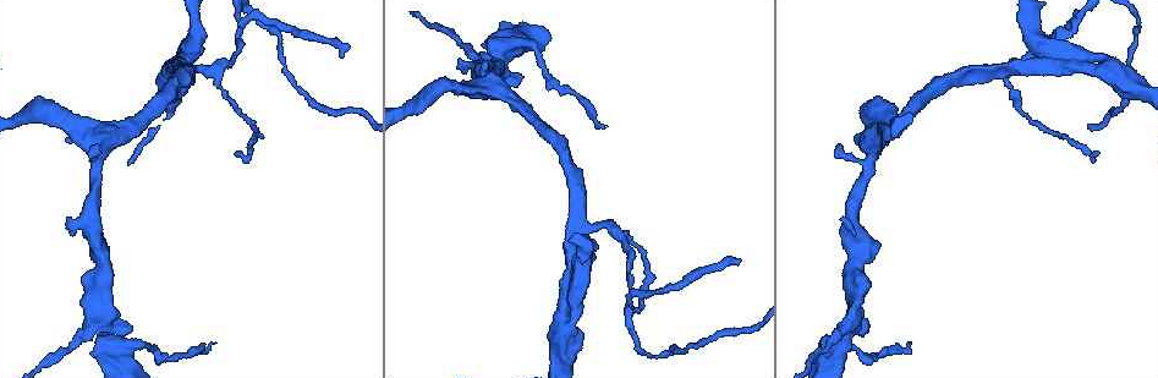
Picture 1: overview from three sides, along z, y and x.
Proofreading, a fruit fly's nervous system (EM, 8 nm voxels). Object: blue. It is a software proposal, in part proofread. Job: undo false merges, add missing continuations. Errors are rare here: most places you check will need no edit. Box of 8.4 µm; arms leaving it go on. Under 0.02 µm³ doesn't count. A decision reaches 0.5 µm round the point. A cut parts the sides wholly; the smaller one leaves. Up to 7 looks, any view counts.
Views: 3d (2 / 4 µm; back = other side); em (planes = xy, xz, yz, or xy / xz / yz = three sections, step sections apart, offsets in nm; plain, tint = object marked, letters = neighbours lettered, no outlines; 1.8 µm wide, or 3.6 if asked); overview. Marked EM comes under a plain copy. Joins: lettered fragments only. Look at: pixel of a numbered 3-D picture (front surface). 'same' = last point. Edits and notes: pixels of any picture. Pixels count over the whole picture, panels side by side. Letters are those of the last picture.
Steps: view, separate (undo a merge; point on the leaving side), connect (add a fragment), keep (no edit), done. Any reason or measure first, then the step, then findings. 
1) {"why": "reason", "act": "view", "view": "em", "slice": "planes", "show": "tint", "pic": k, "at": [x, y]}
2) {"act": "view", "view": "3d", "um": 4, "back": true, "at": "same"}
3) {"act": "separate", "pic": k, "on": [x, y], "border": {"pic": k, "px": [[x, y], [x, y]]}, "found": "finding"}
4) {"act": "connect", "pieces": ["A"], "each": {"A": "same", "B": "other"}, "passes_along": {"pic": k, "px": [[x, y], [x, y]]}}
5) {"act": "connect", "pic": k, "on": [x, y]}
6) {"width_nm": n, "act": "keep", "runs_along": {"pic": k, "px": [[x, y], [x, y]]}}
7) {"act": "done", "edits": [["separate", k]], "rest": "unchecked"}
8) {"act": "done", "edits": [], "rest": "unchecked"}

{"why": "a fork", "act": "view", "view": "3d", "um": 4, "pic": 1, "at": [101, 320]}

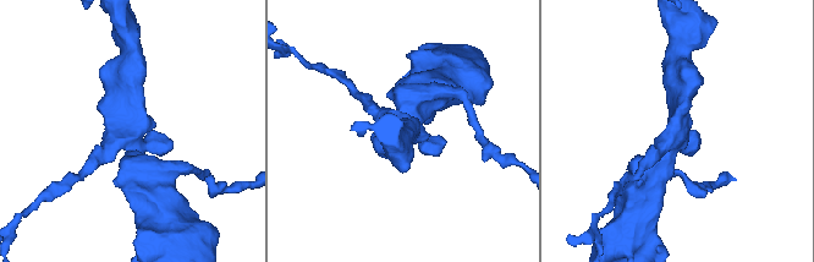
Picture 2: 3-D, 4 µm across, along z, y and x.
{"why": "need the tissue", "act": "view", "view": "em", "slice": "planes", "show": "letters", "pic": 2, "at": [128, 128]}

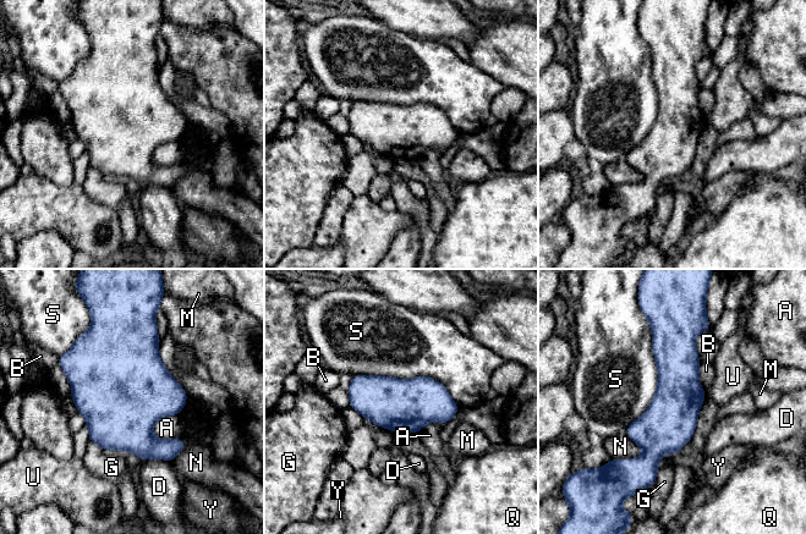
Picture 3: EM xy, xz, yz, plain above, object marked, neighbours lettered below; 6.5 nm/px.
{"act": "keep", "each": {"A": "other", "B": "other", "D": "other", "G": "other", "M": "other", "N": "other", "Q": "other", "S": "other", "U": "other", "Y": "other"}, "border": {"pic": 3, "px": [[352, 375], [431, 376], [459, 407]]}, "found": "continuous, no second neuron"}

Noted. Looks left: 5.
{"why": "abrupt turn", "act": "view", "view": "3d", "um": 4, "pic": 1, "at": [98, 141]}

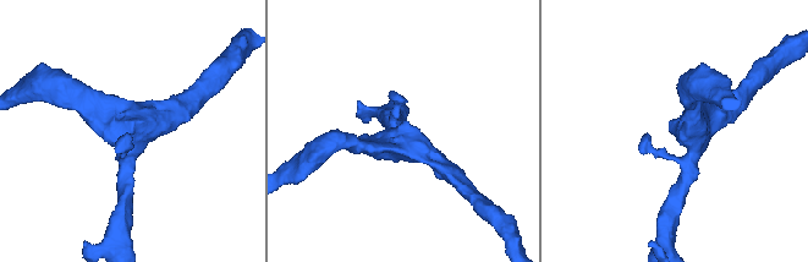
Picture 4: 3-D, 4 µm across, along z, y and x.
{"why": "now the EM", "act": "view", "view": "em", "slice": "planes", "show": "tint", "pic": 4, "at": [692, 132]}

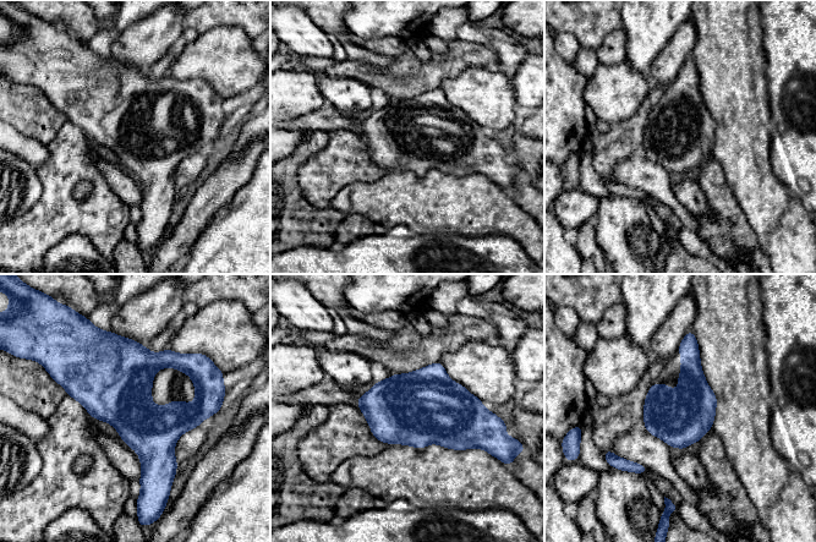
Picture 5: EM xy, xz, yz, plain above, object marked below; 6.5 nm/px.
{"why": "what lies round it", "act": "view", "view": "em", "slice": "planes", "show": "letters", "at": "same"}

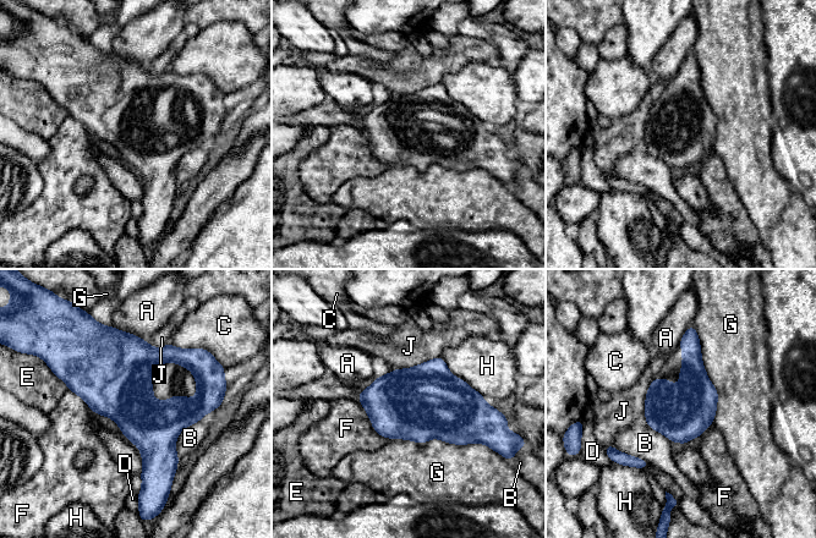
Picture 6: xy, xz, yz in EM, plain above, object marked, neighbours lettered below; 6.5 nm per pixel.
{"act": "keep", "each": {"A": "other", "B": "other", "C": "other", "D": "other", "E": "other", "F": "other", "G": "other", "H": "other", "J": "other"}, "border": {"pic": 6, "px": [[357, 400], [372, 427], [392, 439]]}, "found": "all the same neuron"}

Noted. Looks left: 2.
{"why": "four or more arms meet", "act": "view", "view": "em", "slice": "xz", "step": 16, "show": "tint", "pic": 1, "at": [575, 265]}

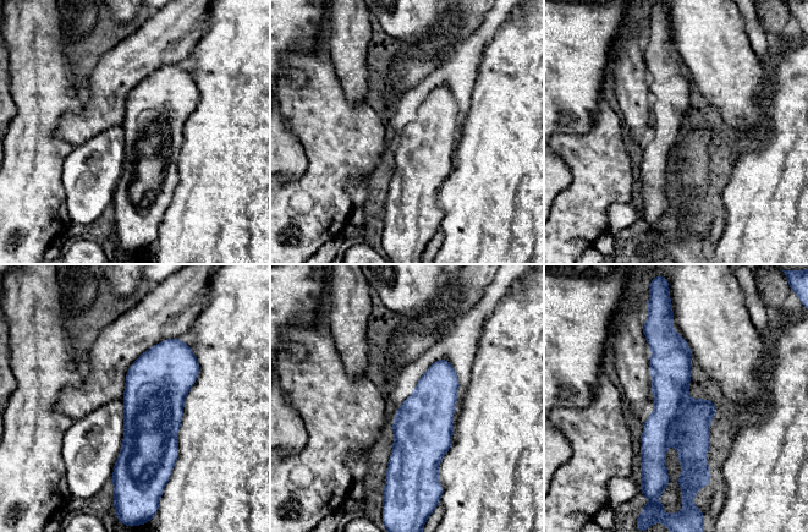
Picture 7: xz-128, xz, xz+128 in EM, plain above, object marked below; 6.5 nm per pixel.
{"act": "view", "view": "em", "slice": "xz", "step": 16, "show": "letters", "at": "same"}

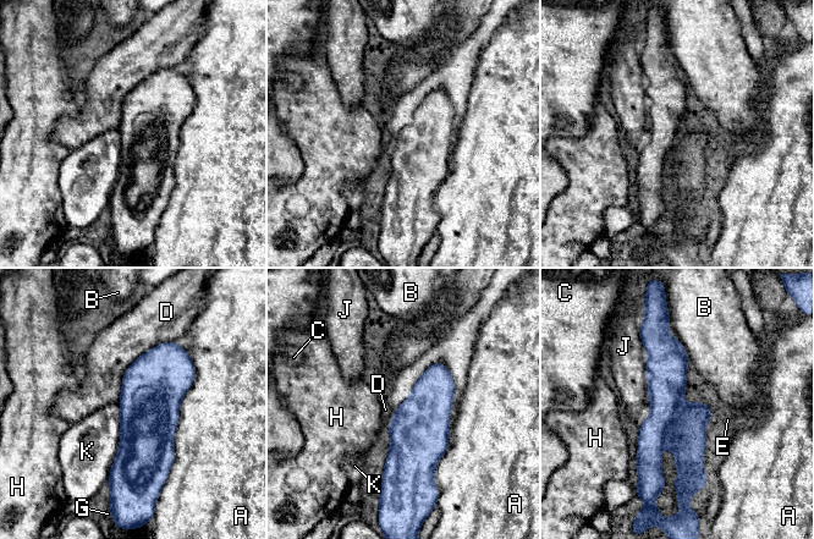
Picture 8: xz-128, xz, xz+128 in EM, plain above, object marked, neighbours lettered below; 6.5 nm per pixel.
{"width_nm": 280, "act": "keep", "each": {"A": "other", "B": "other", "C": "other", "D": "other", "E": "other", "G": "other", "H": "other", "J": "other", "K": "other"}, "border": {"pic": 8, "px": [[175, 340], [133, 362], [117, 403]]}, "found": "continuous, no second neuron"}

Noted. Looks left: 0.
{"act": "done", "edits": [], "rest": "unchecked"}

